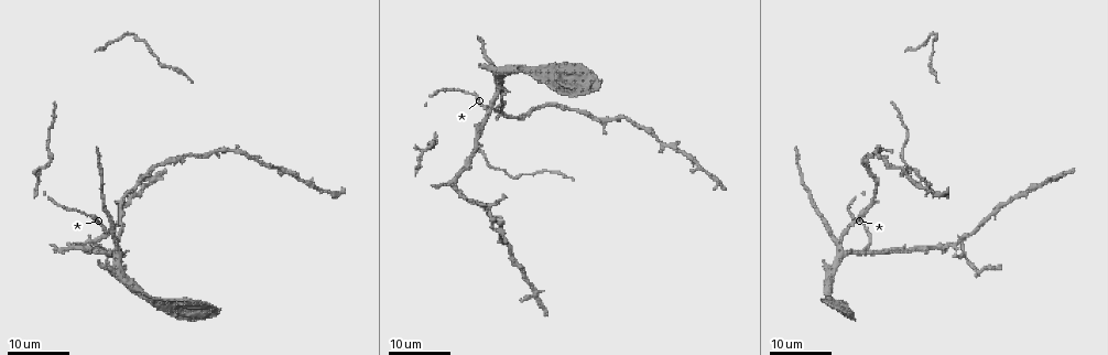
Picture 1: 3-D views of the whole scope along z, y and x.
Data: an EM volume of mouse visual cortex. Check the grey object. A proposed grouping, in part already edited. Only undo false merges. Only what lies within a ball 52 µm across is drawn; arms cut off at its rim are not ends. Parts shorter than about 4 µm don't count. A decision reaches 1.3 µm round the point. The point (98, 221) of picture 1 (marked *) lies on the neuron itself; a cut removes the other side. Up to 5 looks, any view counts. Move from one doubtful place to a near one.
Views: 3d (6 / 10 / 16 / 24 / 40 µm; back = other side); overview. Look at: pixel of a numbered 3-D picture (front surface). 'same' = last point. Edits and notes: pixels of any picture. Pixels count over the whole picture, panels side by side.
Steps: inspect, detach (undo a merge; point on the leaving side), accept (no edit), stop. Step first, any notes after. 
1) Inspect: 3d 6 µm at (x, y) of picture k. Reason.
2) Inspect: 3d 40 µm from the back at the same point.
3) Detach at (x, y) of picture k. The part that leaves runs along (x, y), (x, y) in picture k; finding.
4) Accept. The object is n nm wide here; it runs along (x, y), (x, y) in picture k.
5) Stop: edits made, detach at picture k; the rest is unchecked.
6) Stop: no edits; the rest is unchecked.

Inspect: 3d 16 µm at (156, 59) of picture 1. Thin neck.

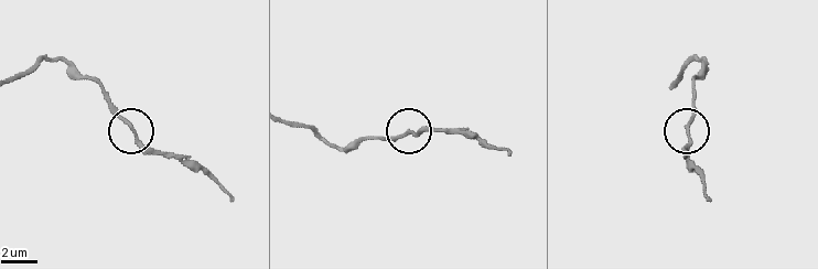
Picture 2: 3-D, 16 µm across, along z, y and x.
Inspect: 3d 10 µm at (133, 131) of picture 2. Zoom in.

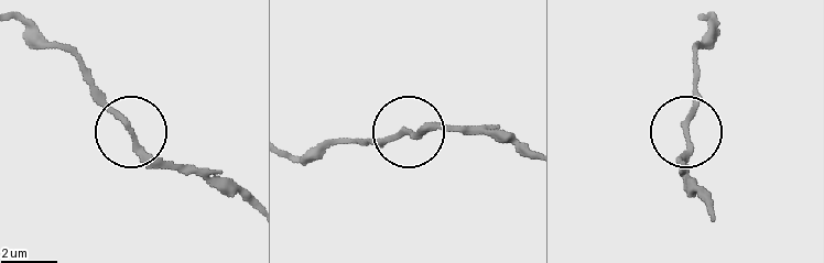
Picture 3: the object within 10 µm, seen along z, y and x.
Accept. Continuous, no second neuron.

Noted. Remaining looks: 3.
Inspect: 3d 16 µm at (281, 168) of picture 1. Three-way junction.

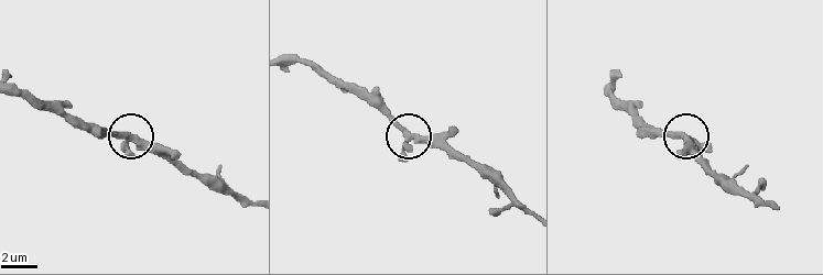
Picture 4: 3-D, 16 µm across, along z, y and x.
Inspect: 3d 6 µm at (131, 139) of picture 4.

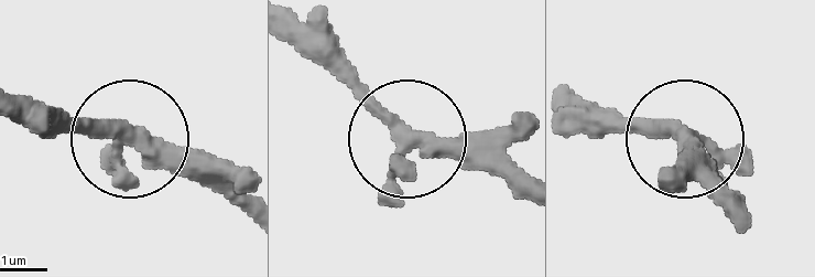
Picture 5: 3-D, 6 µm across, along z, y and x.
Accept. It runs along (288, 23), (405, 138), (520, 141) in picture 5; all the same neuron.

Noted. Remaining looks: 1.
Stop: no edits; the rest is unchecked.

